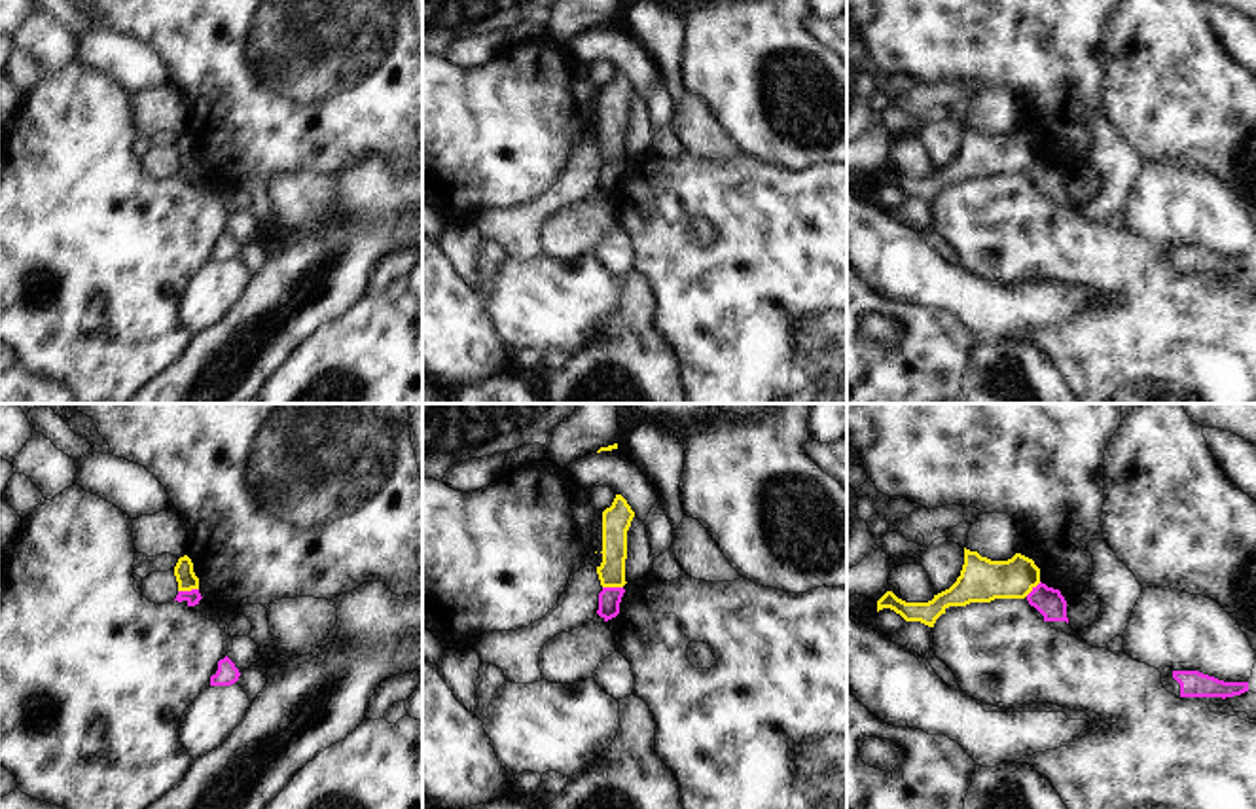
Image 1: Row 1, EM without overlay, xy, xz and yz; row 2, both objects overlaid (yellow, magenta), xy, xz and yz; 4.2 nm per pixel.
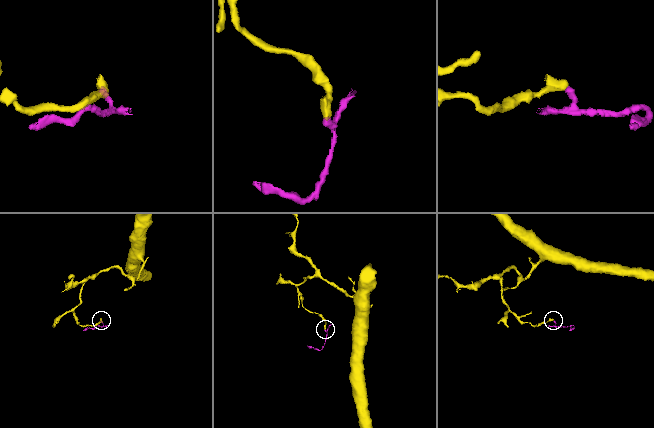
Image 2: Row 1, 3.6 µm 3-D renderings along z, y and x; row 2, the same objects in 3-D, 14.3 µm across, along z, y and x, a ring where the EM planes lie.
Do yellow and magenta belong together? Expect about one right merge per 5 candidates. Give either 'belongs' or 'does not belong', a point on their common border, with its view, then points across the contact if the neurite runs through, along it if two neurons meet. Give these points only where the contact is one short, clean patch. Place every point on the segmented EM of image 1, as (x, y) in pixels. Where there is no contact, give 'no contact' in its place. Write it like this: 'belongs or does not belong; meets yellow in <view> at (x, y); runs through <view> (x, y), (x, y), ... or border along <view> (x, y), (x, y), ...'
does not belong; meets yellow in xy at (188, 590); border along xy (197, 588), (179, 592)

